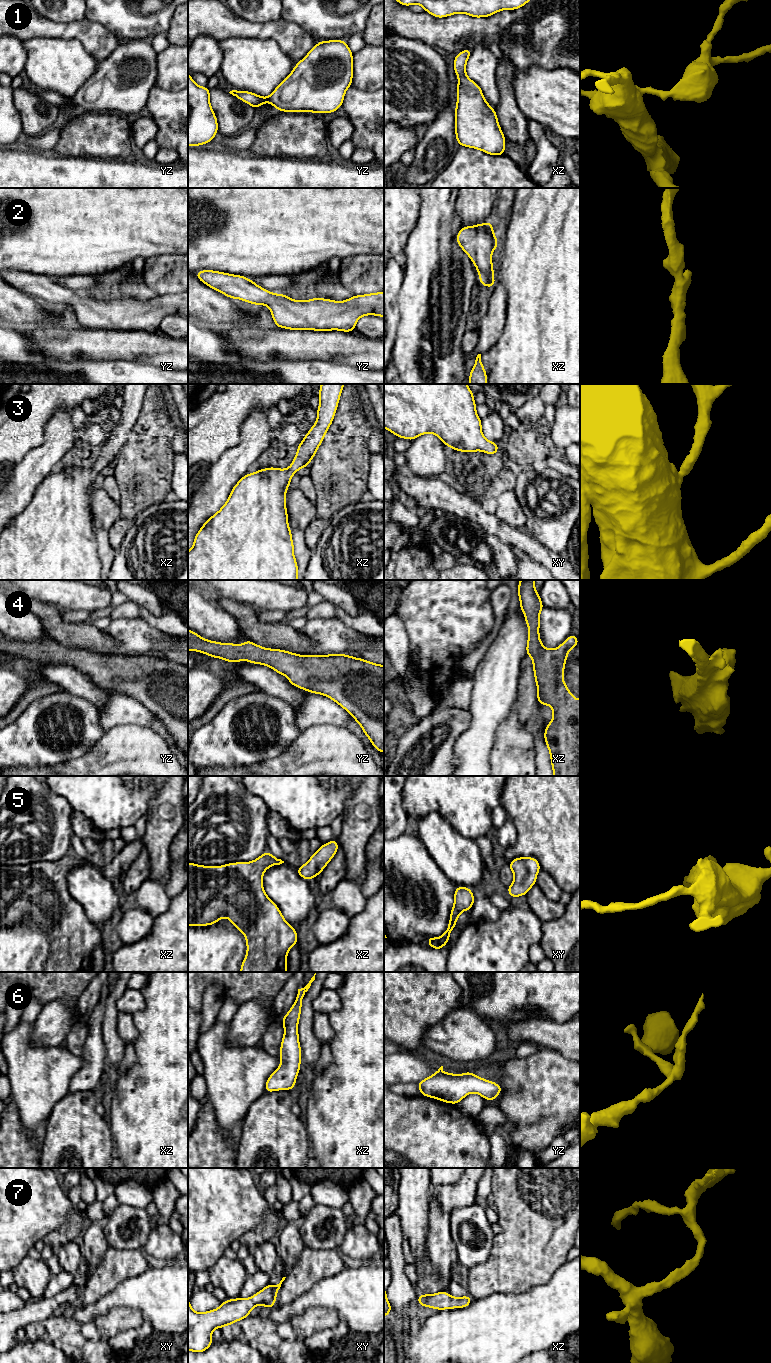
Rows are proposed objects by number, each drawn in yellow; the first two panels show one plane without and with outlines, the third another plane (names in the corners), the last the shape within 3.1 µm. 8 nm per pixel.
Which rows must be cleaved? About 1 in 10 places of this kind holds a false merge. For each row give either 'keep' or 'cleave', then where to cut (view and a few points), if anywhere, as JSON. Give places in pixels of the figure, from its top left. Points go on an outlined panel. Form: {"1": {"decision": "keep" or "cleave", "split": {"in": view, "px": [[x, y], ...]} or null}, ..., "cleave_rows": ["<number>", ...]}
{"1": {"decision": "keep", "split": null}, "2": {"decision": "keep", "split": null}, "3": {"decision": "keep", "split": null}, "4": {"decision": "keep", "split": null}, "5": {"decision": "keep", "split": null}, "6": {"decision": "keep", "split": null}, "7": {"decision": "keep", "split": null}, "cleave_rows": []}

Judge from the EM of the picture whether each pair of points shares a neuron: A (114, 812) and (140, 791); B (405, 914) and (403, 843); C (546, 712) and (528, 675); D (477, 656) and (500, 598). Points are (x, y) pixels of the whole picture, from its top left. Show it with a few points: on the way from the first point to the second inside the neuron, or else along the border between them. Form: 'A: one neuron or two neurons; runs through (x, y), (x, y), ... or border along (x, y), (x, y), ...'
A: one neuron; runs through (120, 806), (134, 792)
B: one neuron; runs through (432, 921), (441, 900), (420, 870)
C: two neurons; border along (538, 705), (528, 719)
D: one neuron; runs through (486, 642), (497, 625), (499, 612)

